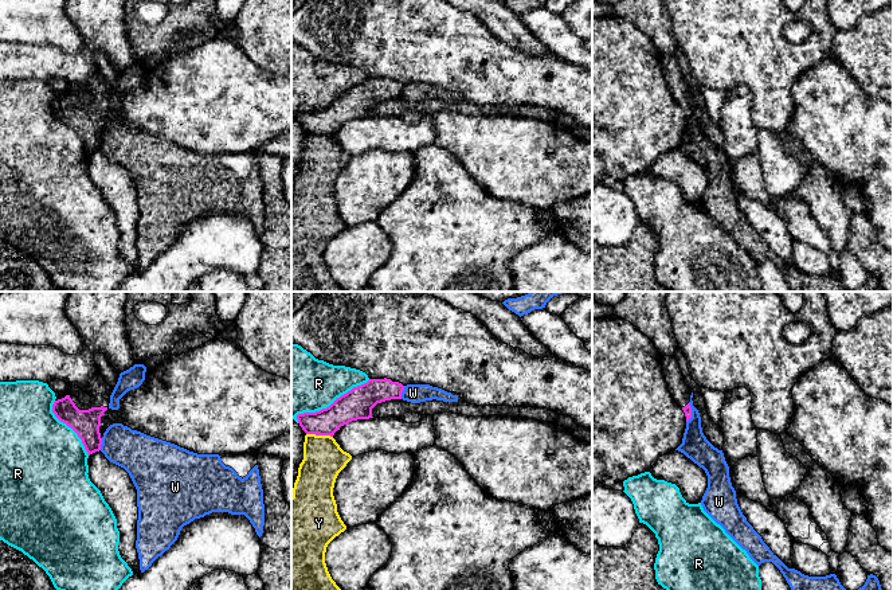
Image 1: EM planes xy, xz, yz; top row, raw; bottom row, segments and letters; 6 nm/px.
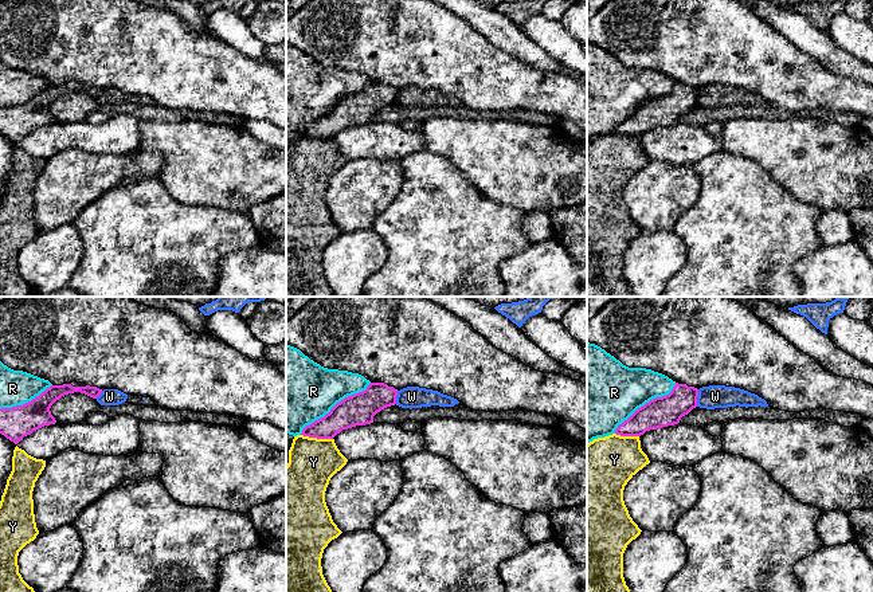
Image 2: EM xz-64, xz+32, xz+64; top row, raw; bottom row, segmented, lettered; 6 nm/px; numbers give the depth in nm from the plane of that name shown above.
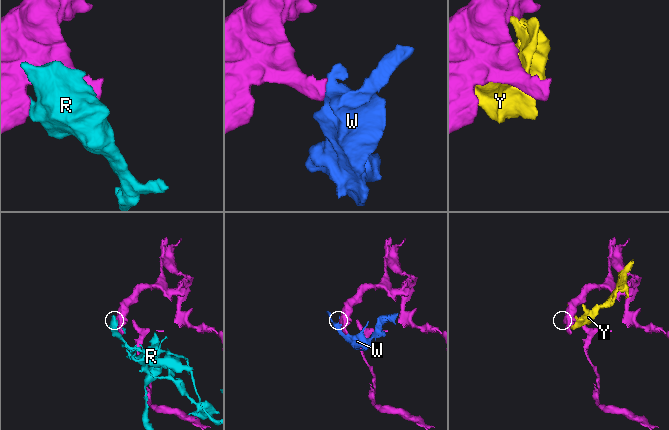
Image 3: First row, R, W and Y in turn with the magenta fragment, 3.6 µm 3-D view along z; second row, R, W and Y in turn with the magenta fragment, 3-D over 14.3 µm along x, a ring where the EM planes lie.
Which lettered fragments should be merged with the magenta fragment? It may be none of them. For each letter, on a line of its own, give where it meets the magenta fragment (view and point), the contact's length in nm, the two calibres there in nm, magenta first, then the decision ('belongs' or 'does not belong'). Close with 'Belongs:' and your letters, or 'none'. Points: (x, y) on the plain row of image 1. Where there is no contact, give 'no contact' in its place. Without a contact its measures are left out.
R: contact xz (331, 104); length 500 nm; calibres 190 and 380 nm; does not belong
W: contact yz (690, 112); length 130 nm; calibres 50 and 160 nm; does not belong
Y: contact xz (320, 133); length 160 nm; calibres 170 and 240 nm; does not belong
Belongs: none

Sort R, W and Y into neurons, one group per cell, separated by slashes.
R / W / Y

